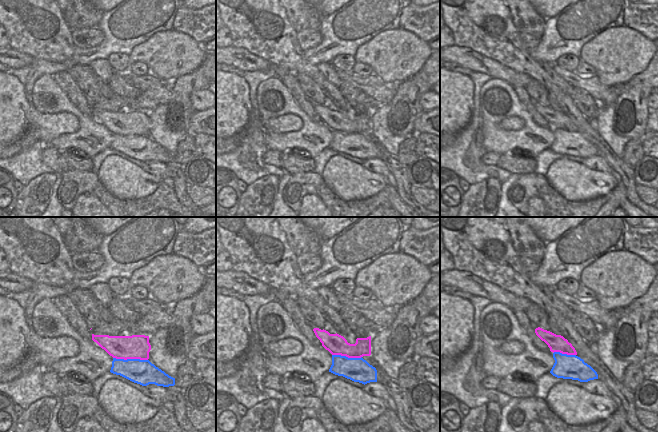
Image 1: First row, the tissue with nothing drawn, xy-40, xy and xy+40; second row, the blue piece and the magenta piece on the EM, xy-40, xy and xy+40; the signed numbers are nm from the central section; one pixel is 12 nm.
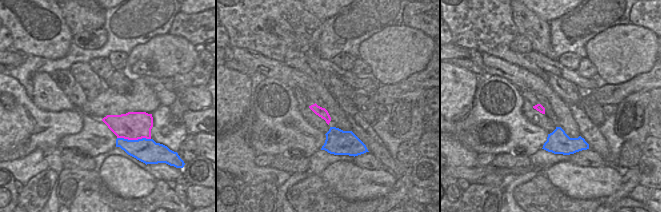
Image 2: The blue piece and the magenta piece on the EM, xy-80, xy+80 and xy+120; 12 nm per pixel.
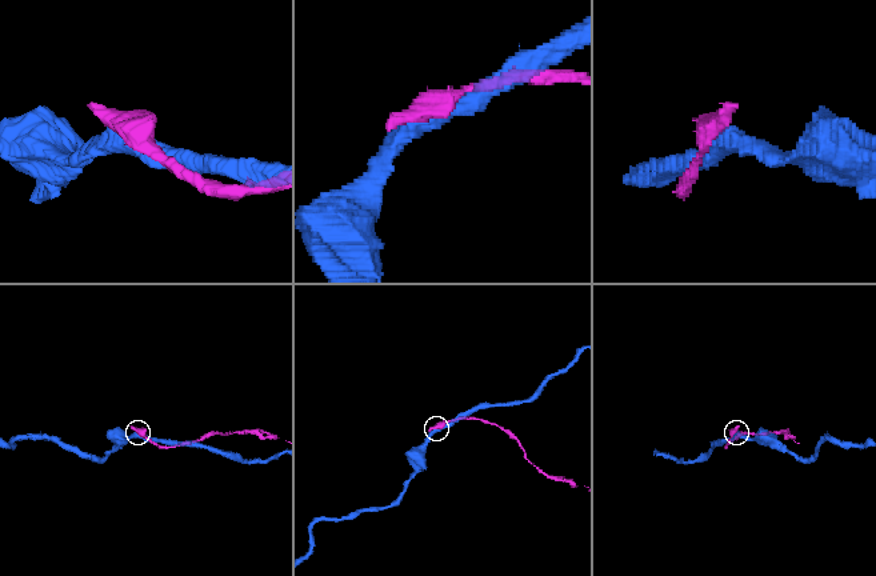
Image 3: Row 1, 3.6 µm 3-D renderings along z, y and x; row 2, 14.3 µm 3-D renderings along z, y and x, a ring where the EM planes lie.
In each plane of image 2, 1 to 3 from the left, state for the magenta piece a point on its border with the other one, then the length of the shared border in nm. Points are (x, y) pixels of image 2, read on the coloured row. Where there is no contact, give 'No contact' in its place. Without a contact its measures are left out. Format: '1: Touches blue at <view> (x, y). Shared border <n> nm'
1: Touches blue at xy-80 (134, 140). Shared border 400 nm
2: No contact
3: No contact.

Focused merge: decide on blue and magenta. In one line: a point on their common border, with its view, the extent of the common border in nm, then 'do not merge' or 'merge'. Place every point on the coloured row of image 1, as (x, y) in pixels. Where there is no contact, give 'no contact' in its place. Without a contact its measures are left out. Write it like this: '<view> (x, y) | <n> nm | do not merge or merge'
xy-40 (130, 359) | 420 nm | do not merge

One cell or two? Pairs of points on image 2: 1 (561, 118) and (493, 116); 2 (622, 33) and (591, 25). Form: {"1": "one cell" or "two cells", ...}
{"1": "two cells", "2": "two cells"}

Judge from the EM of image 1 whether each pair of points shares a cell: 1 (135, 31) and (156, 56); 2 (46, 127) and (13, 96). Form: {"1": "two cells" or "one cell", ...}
{"1": "two cells", "2": "one cell"}

